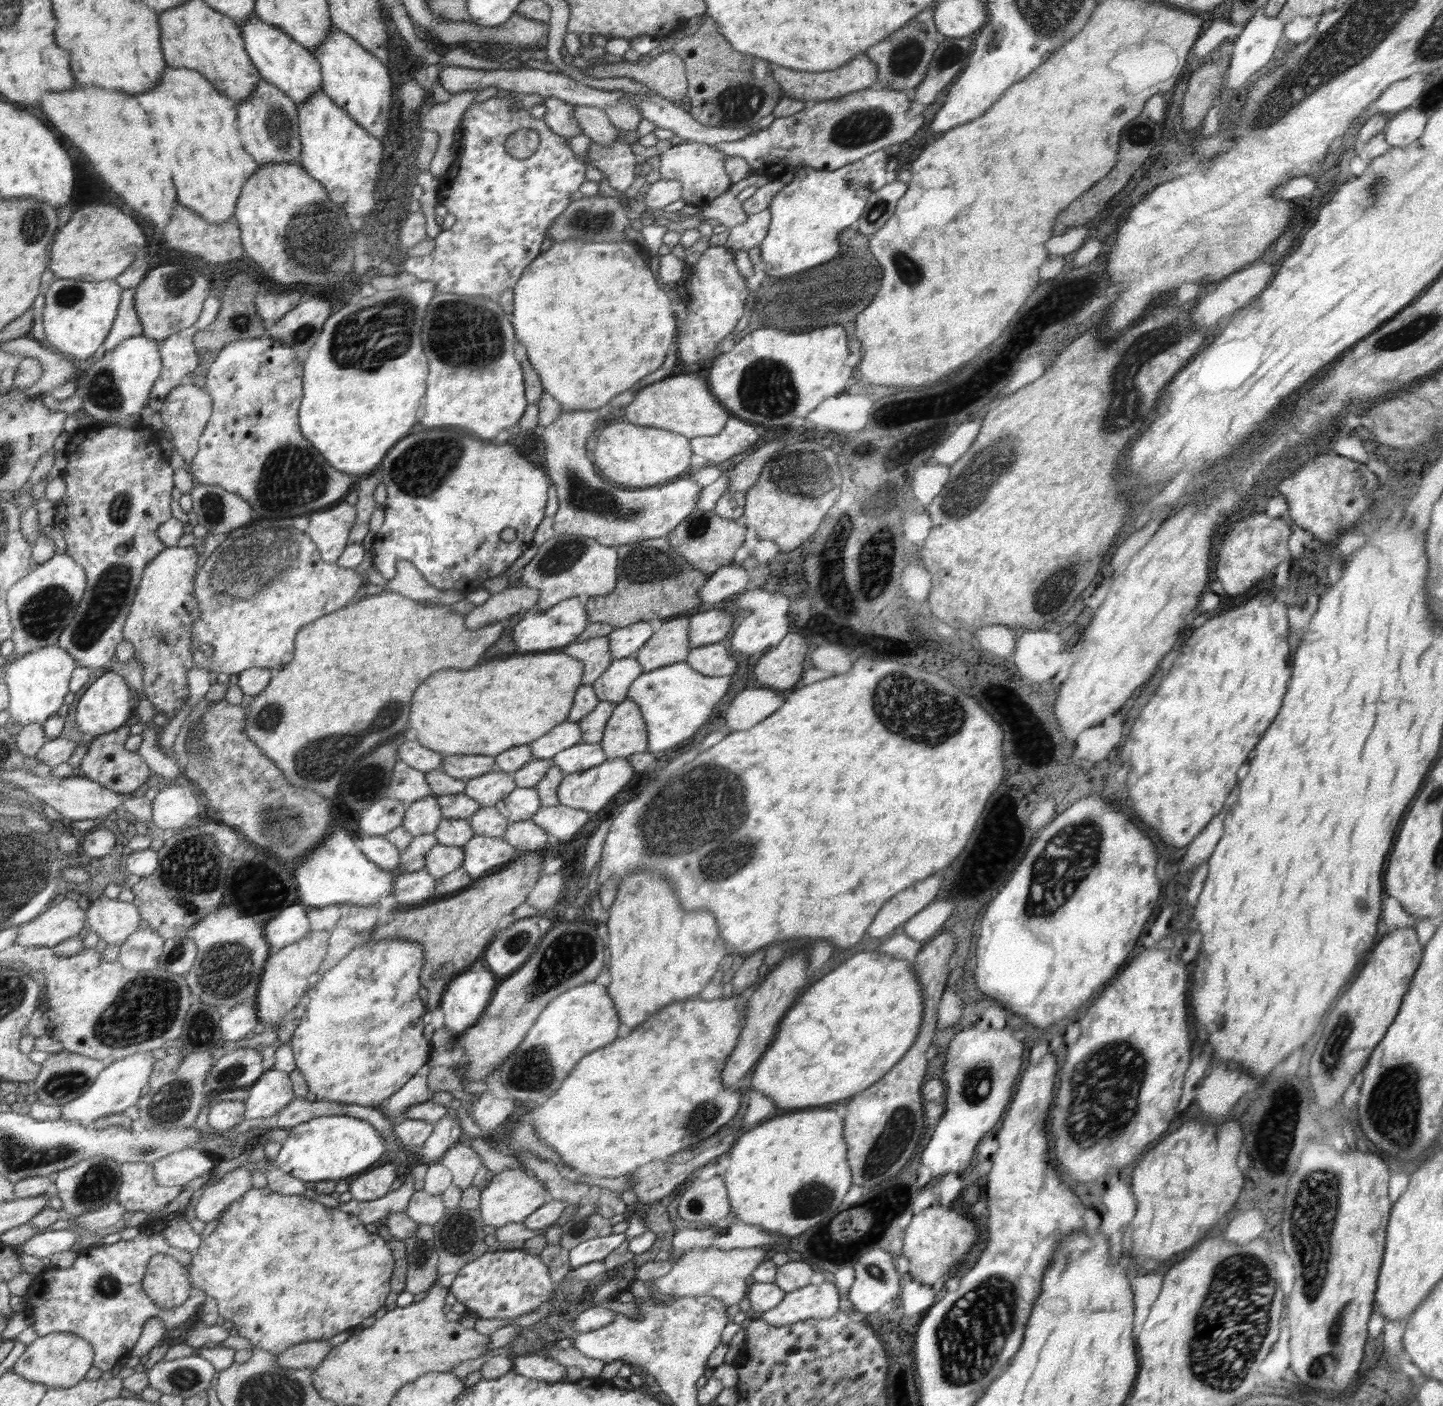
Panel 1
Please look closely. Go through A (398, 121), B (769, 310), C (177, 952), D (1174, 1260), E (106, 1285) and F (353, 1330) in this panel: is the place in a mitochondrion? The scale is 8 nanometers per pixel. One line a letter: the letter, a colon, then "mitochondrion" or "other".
A: other
B: mitochondrion
C: mitochondrion
D: other
E: mitochondrion
F: other

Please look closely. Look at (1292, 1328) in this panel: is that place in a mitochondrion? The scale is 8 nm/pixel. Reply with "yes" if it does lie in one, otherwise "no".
no

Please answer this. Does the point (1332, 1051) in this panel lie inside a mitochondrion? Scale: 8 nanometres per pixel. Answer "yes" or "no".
yes

